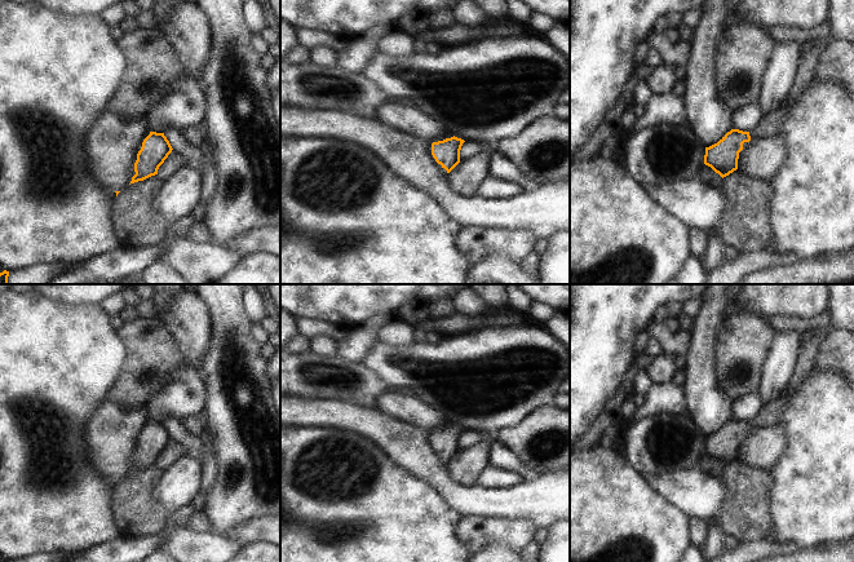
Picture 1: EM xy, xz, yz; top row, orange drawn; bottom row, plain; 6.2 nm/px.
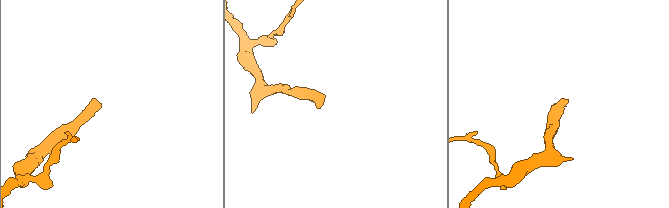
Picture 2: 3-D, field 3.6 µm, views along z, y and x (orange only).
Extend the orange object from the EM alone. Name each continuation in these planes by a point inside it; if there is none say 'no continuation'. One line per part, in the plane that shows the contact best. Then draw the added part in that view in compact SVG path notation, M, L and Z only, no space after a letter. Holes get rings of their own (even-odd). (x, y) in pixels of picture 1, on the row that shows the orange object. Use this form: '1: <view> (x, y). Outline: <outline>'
1: yz (770, 125). Outline: M775 109L767 114L758 125L749 130L751 141L744 142L743 147L748 146L753 140L774 137L779 133L786 112L783 109Z

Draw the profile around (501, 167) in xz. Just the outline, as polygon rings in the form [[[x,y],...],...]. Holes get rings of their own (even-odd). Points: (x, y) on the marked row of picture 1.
[[[497,150],[491,161],[491,177],[516,182],[522,186],[523,191],[531,191],[540,185],[537,181],[525,176],[512,159]]]

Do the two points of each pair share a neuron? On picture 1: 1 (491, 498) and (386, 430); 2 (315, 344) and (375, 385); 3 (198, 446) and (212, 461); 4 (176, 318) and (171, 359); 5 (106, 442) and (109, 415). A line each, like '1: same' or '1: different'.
1: same
2: different
3: different
4: different
5: same

